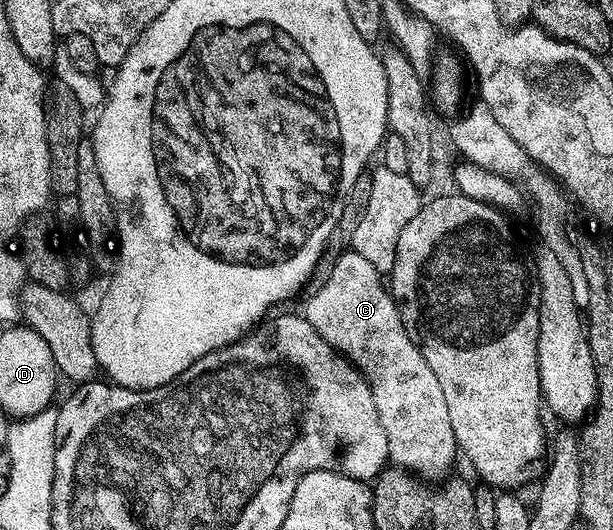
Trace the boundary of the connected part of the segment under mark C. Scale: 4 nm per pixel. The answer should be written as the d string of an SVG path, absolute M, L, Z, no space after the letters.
M345 250L337 256L334 271L326 284L311 293L313 296L302 309L302 315L337 354L345 356L364 375L370 394L374 394L374 406L378 406L378 418L382 418L382 430L386 430L389 461L425 482L440 482L451 473L448 471L456 456L458 460L446 398L442 394L442 386L438 386L438 378L434 378L434 370L430 370L430 366L426 366L426 358L422 358L420 345L408 335L392 293L385 281L384 284L380 281L379 275L377 265L366 262L362 254Z

